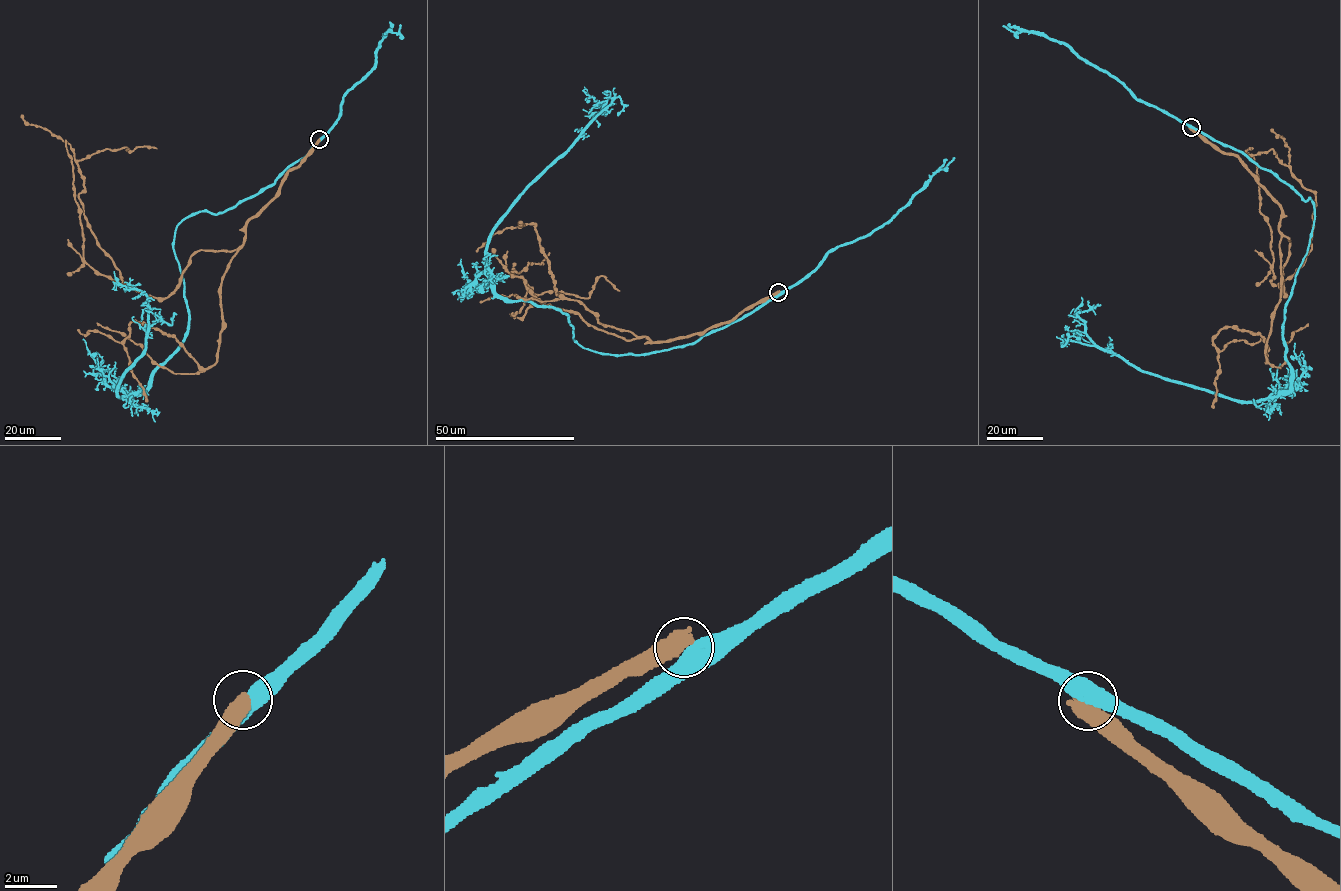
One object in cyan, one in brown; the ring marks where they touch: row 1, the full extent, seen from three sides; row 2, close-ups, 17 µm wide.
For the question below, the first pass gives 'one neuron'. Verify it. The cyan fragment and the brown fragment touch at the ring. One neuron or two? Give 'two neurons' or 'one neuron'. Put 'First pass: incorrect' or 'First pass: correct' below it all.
two neurons
First pass: incorrect

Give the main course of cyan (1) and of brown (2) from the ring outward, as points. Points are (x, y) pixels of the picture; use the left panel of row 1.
1: (319, 139), (273, 184), (176, 229), (189, 328), (126, 396), (116, 386), (145, 347), (148, 302), (113, 288)
2: (319, 139), (237, 249), (196, 252), (160, 298), (126, 284), (101, 248), (77, 162), (156, 148)

